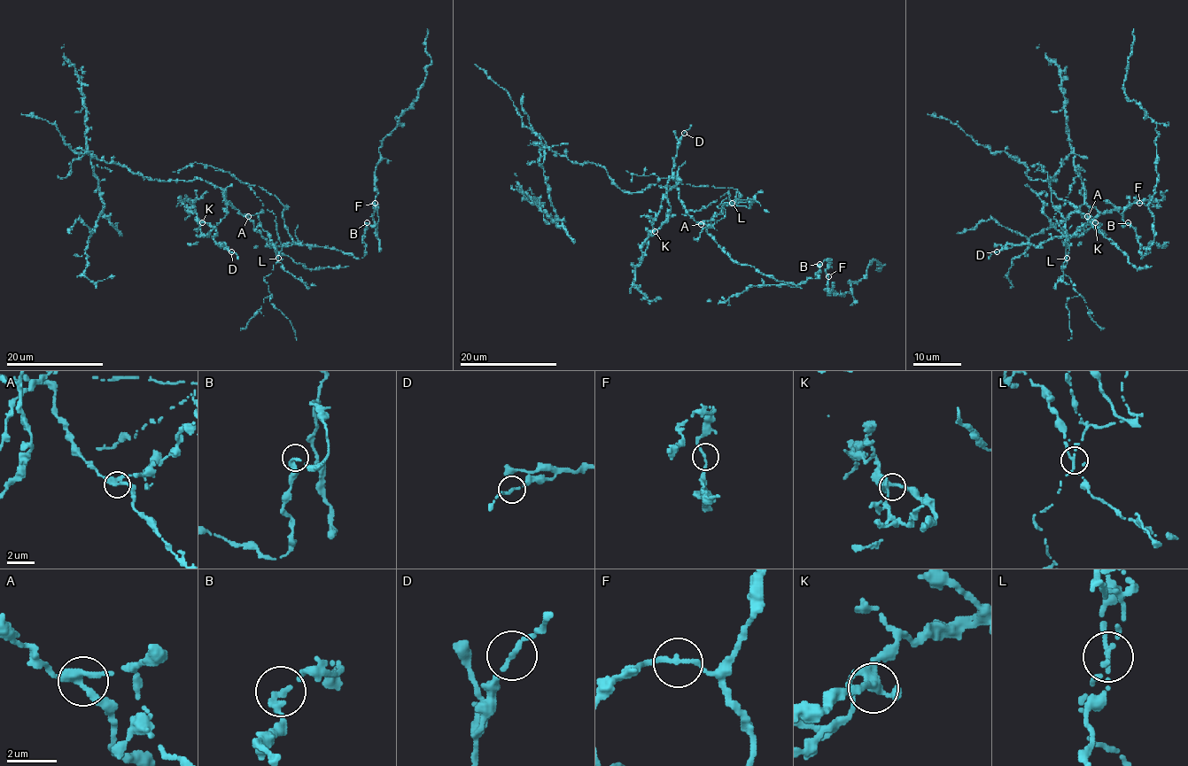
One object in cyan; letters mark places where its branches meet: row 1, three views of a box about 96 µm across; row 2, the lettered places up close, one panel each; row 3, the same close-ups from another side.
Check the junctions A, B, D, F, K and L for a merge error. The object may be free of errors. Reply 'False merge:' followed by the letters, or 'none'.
False merge: L

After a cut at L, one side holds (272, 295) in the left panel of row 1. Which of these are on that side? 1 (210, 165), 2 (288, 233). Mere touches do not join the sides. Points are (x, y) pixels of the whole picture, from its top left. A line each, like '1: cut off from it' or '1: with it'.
1: with it
2: with it

